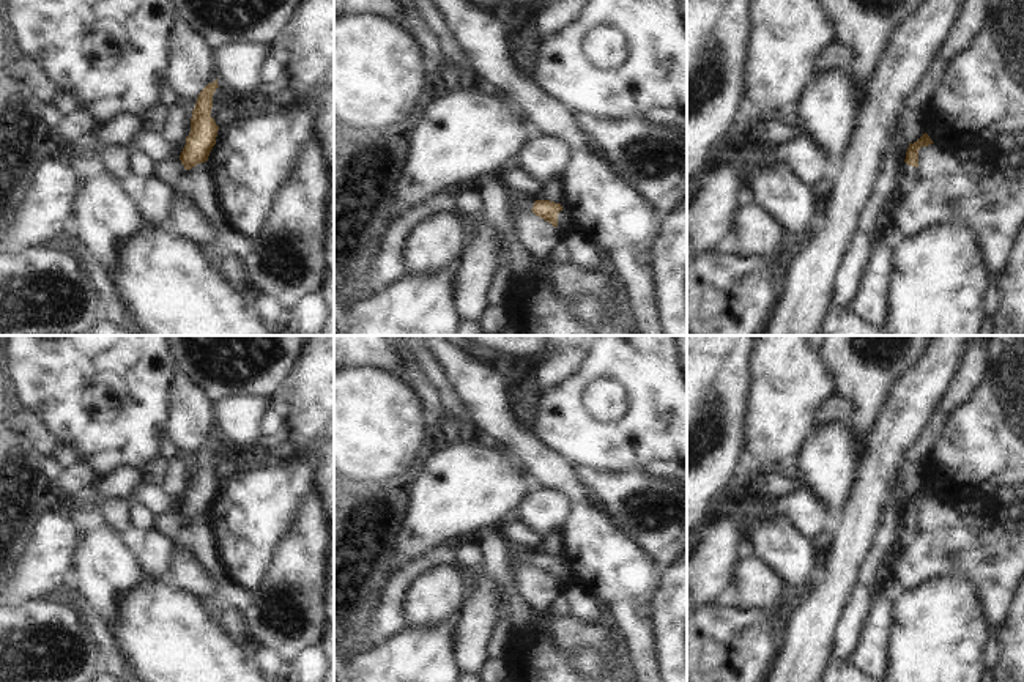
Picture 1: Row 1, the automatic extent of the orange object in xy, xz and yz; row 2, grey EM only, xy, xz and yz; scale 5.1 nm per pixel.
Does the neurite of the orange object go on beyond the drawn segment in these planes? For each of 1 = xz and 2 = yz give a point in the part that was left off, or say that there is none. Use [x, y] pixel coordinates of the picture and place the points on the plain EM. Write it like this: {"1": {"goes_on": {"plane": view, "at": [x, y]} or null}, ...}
{"1": {"goes_on": {"plane": "xz", "at": [515, 555]}}, "2": {"goes_on": {"plane": "yz", "at": [911, 528]}}}

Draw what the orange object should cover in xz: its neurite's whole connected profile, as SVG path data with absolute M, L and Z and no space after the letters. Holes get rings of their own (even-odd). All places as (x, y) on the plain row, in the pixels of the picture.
M510 547L507 559L517 564L532 564L536 569L550 575L553 580L558 580L558 567L562 564L561 556L550 553L520 551L518 547Z

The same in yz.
M925 485L917 495L909 496L909 501L906 504L906 512L903 517L903 532L906 539L915 539L920 532L920 524L918 524L918 502L922 499L928 499L934 496L929 488Z

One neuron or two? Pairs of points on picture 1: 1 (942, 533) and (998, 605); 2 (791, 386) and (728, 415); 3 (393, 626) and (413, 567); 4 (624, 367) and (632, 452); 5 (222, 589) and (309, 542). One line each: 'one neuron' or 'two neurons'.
1: one neuron
2: two neurons
3: one neuron
4: one neuron
5: one neuron

